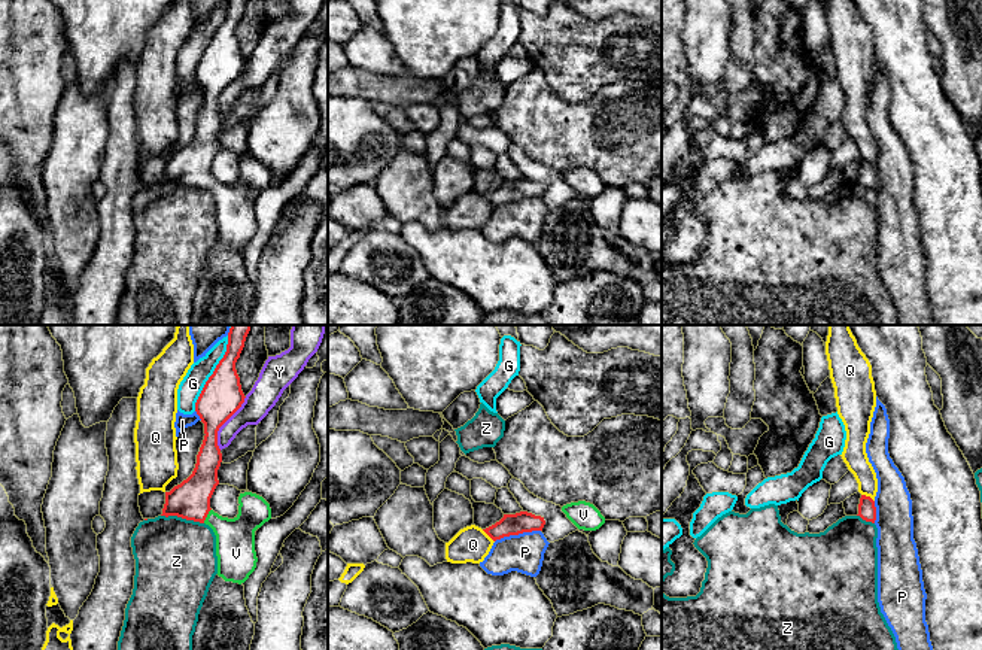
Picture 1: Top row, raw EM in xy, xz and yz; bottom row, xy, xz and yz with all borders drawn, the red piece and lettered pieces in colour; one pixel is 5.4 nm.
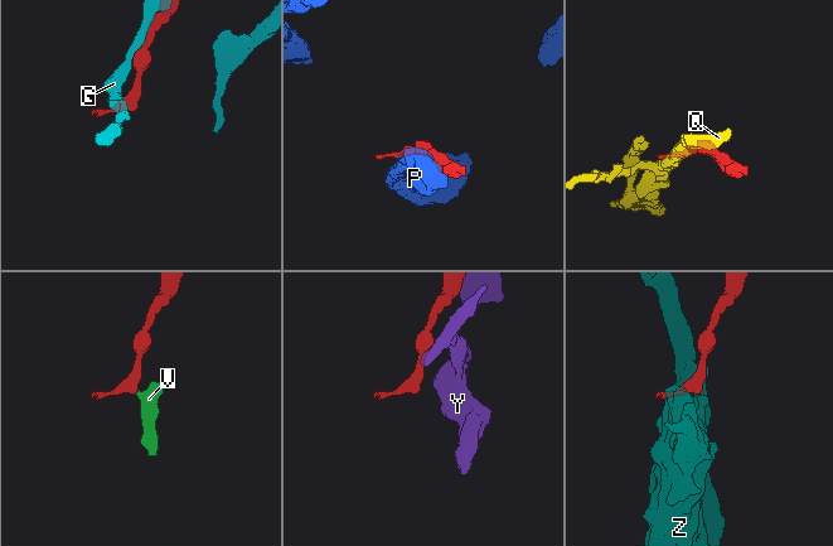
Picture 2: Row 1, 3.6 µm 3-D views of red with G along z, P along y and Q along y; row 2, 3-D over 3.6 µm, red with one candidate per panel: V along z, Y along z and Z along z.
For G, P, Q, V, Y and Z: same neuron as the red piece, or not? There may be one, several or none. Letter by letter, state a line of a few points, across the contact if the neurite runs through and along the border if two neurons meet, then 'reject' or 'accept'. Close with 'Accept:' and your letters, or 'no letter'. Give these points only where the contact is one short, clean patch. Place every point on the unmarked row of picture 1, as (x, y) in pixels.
G: reject
P: reject
Q: yz (862, 160), (873, 167) | reject
V: xy (189, 166), (206, 182), (234, 207), (236, 218) | accept
Y: reject
Z: xy (161, 181), (181, 182), (203, 190) | reject
Accept: V

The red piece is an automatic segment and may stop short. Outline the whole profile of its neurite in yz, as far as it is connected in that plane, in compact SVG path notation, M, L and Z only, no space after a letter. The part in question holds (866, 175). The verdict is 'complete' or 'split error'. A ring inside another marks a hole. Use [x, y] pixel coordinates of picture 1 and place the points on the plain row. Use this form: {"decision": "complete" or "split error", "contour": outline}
{"decision": "complete", "contour": "M861 161L857 182L860 182L866 188L875 189L876 173L875 173L875 167L870 162Z"}

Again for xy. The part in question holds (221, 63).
{"decision": "split error", "contour": "M228 0L227 18L195 69L206 100L195 134L186 146L165 158L161 180L209 191L216 201L218 242L238 250L256 234L255 197L271 185L271 174L262 162L244 158L238 162L238 180L228 185L210 174L210 164L219 151L218 136L222 128L218 97L246 64L235 36L246 3Z"}

